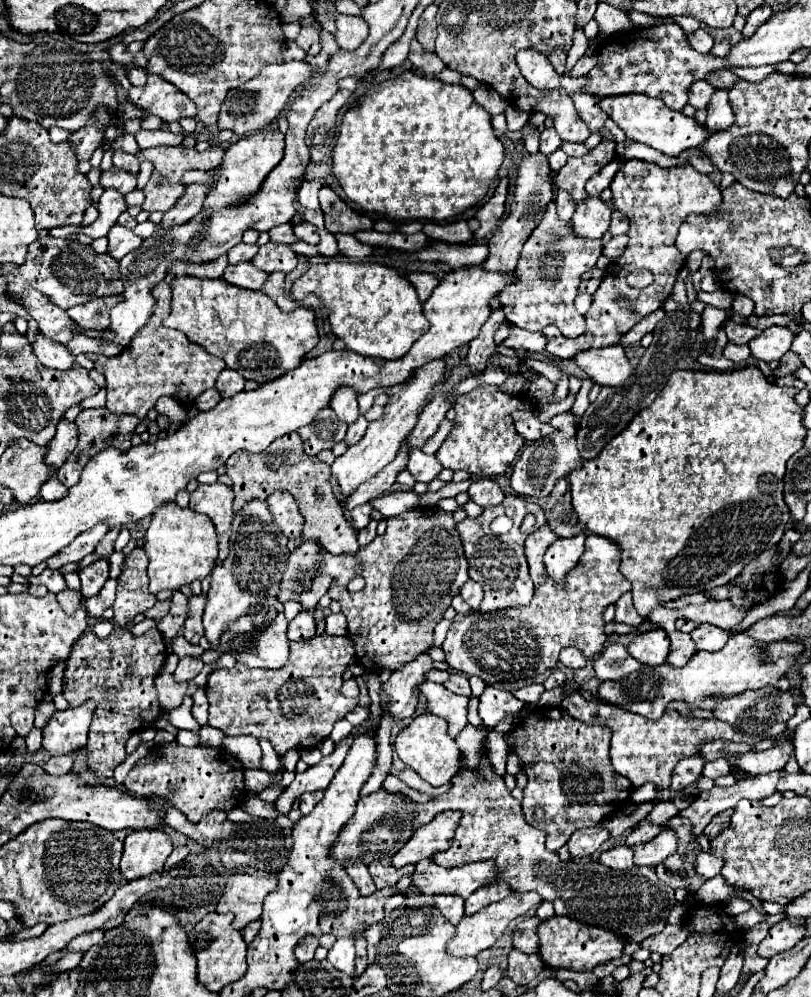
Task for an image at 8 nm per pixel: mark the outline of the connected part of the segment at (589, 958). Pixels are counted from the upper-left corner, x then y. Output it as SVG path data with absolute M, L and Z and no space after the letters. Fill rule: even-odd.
M552 916L550 920L544 920L538 926L538 938L540 938L540 958L550 968L568 968L568 970L592 970L594 966L620 958L626 946L624 936L618 932L612 932L610 928L594 928L590 924L582 924L578 920L572 920L568 916Z

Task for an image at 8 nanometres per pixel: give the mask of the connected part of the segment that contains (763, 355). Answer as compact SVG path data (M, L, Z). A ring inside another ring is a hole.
M770 326L766 330L760 332L760 336L752 338L748 342L752 356L764 362L772 362L772 360L780 360L792 344L792 330L784 328L784 326Z

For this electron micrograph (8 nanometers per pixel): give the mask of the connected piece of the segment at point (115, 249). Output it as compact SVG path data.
M114 224L112 230L108 232L108 254L114 260L122 260L126 254L130 254L132 250L140 248L142 238L136 236L130 228L124 228L120 224Z

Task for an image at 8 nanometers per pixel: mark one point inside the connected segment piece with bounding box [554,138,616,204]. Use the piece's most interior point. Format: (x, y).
(573, 176)

